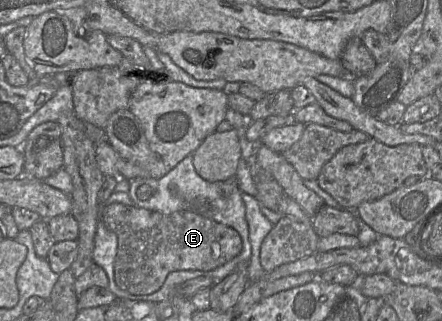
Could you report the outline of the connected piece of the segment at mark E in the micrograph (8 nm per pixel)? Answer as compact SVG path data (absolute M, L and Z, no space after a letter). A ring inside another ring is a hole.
M111 203L100 206L100 221L118 238L114 262L115 281L122 290L135 295L151 294L159 290L167 275L173 271L216 269L235 258L242 250L242 240L236 230L191 211L162 214L134 205Z

